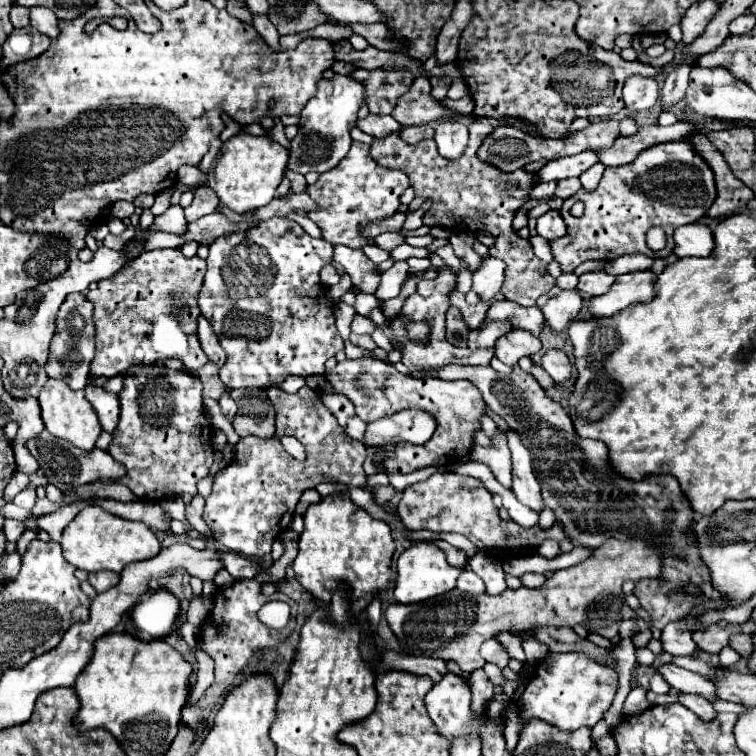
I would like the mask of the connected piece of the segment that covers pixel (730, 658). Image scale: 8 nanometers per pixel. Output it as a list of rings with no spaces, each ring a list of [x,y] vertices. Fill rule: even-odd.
[[[727,646],[725,650],[721,650],[721,652],[719,652],[721,666],[727,666],[727,668],[731,668],[731,666],[733,666],[733,664],[735,664],[739,658],[741,658],[741,656],[739,656],[739,654],[737,654],[733,648],[729,648],[729,646]]]

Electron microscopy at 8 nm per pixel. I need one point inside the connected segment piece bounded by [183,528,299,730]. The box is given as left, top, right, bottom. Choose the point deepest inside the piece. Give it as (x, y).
(232, 634)

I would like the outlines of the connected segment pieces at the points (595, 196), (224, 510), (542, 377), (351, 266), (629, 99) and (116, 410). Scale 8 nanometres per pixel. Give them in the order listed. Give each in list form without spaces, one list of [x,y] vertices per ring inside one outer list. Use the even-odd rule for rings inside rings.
[[[669,142],[665,146],[653,146],[653,150],[645,150],[645,154],[637,156],[637,162],[631,162],[629,166],[619,168],[607,168],[597,190],[587,192],[579,190],[575,196],[565,200],[561,216],[567,224],[567,236],[553,240],[551,250],[555,260],[561,264],[563,272],[573,272],[581,262],[585,260],[615,260],[625,254],[645,254],[645,256],[669,256],[675,248],[673,244],[673,230],[691,222],[697,222],[697,218],[703,218],[711,204],[717,198],[717,186],[715,176],[709,164],[695,152],[695,148],[687,142]],[[575,202],[585,204],[585,212],[581,218],[571,216],[571,206]],[[651,226],[661,226],[667,234],[667,248],[661,252],[651,252],[645,244],[645,234]]]
[[[303,386],[295,394],[283,394],[279,402],[273,402],[277,412],[277,434],[273,438],[245,436],[235,446],[233,462],[219,470],[213,482],[213,490],[205,500],[203,520],[211,528],[215,540],[229,552],[237,552],[259,560],[271,552],[271,544],[291,524],[295,506],[301,494],[327,478],[339,480],[345,486],[365,486],[365,446],[349,438],[339,428],[337,420],[321,406],[317,390]],[[281,436],[295,436],[307,452],[303,462],[291,458],[281,450]]]
[[[533,366],[531,369],[531,373],[539,382],[542,388],[548,389],[555,385],[555,382],[541,366]]]
[[[335,246],[333,262],[341,264],[345,272],[353,278],[353,286],[361,292],[375,294],[379,282],[381,282],[381,272],[379,266],[373,264],[363,250],[353,250],[347,246]]]
[[[633,76],[629,78],[629,82],[625,82],[623,100],[625,100],[625,108],[629,110],[629,114],[649,110],[651,106],[655,106],[657,98],[659,98],[659,86],[655,80]]]
[[[89,378],[87,386],[85,386],[85,396],[91,402],[91,406],[95,408],[103,430],[113,432],[117,422],[119,422],[119,414],[121,414],[121,404],[119,404],[119,396],[105,392],[101,386],[95,386]]]

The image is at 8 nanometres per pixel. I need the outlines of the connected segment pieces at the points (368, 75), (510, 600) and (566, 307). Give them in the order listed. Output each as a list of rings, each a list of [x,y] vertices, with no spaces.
[[[355,68],[349,72],[355,82],[365,86],[365,100],[371,112],[375,114],[391,114],[393,102],[409,90],[415,80],[413,74],[405,68],[379,68],[379,70],[361,70]]]
[[[609,538],[587,560],[571,568],[557,570],[553,578],[549,576],[541,588],[507,588],[503,594],[497,596],[473,596],[455,588],[441,598],[431,598],[429,602],[417,602],[413,606],[389,604],[389,608],[385,610],[385,618],[393,634],[397,636],[403,654],[425,654],[441,660],[453,660],[459,664],[461,672],[471,674],[486,663],[481,661],[479,646],[501,632],[529,634],[541,626],[573,628],[579,624],[587,632],[595,632],[609,640],[615,640],[621,620],[635,616],[625,602],[621,584],[625,580],[657,578],[659,572],[661,560],[647,542],[619,542],[615,538]]]
[[[577,288],[559,290],[559,294],[549,298],[549,302],[543,306],[543,314],[553,330],[563,330],[577,318],[581,308],[583,308],[583,296],[579,294]]]

